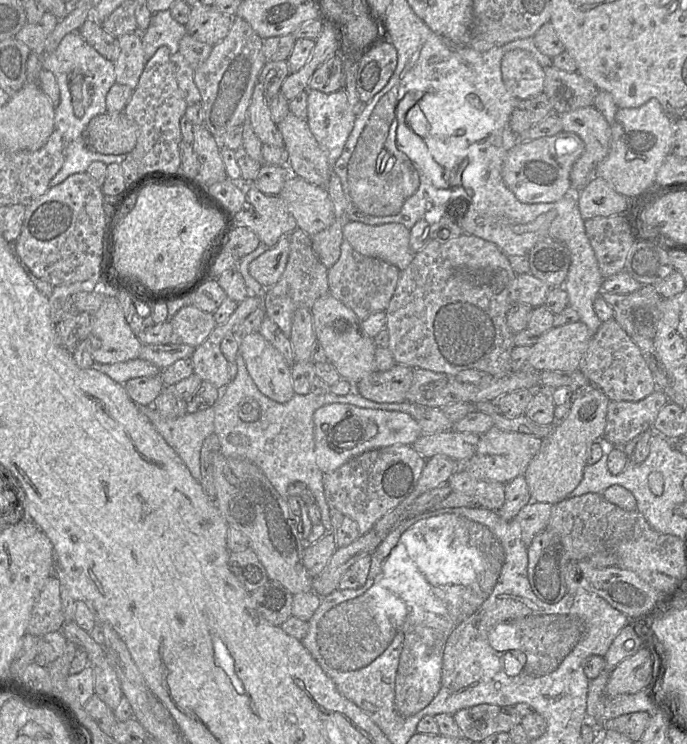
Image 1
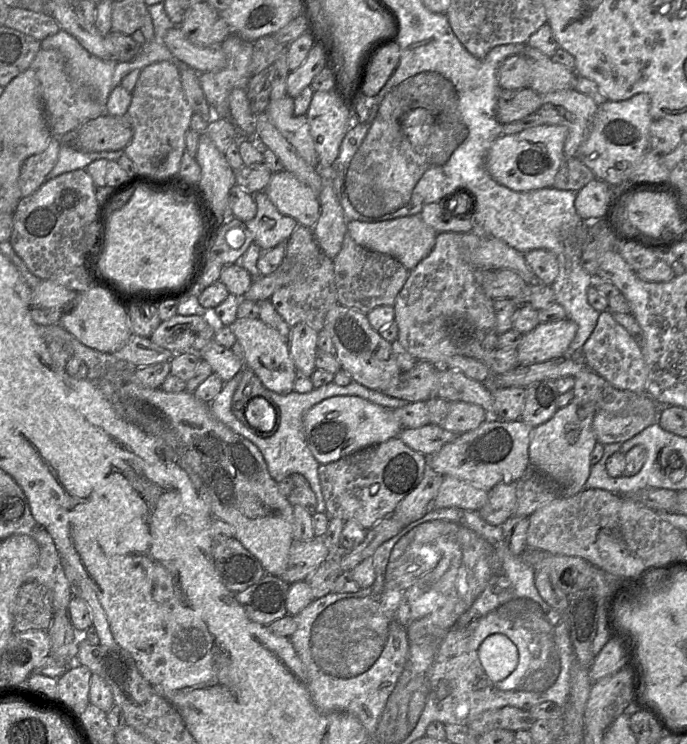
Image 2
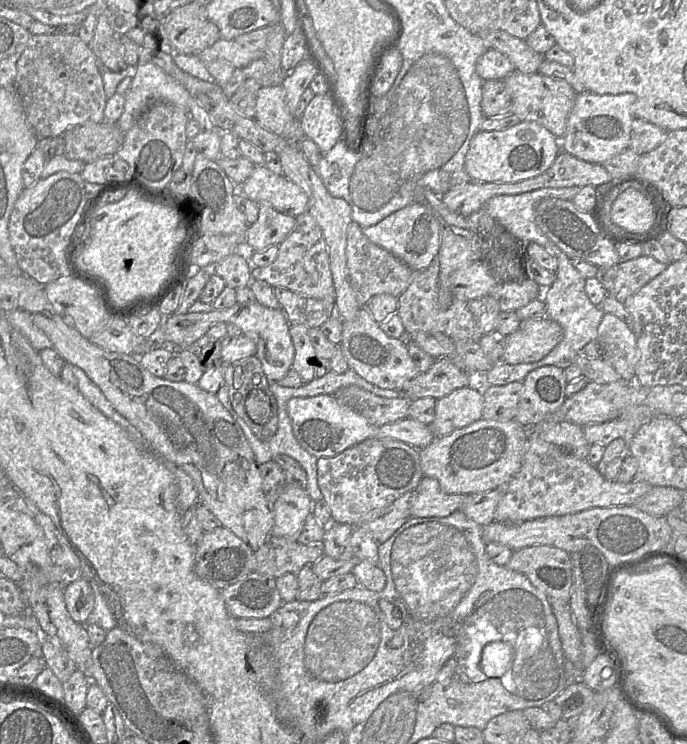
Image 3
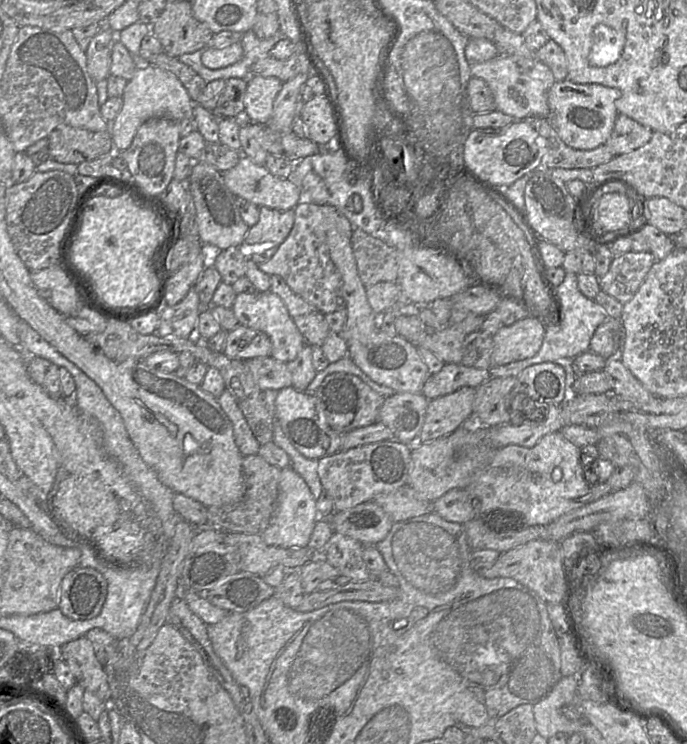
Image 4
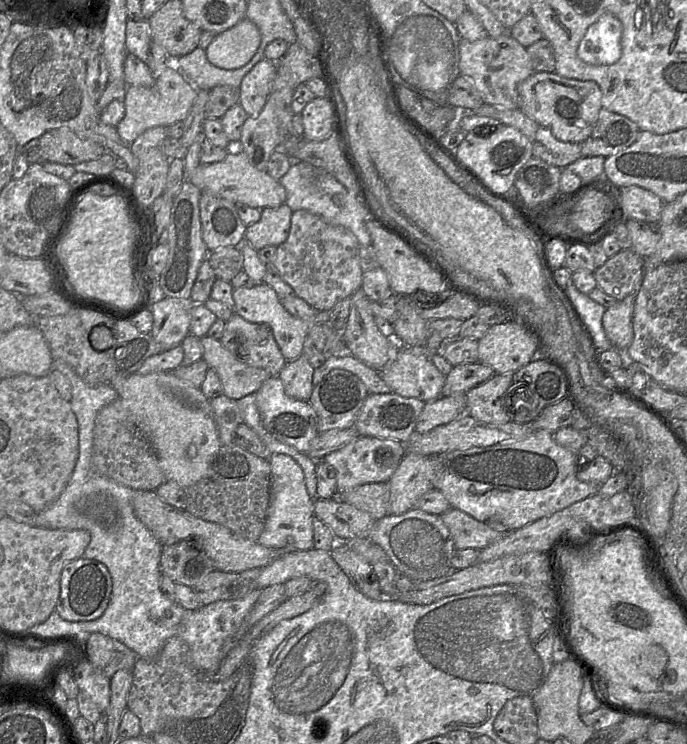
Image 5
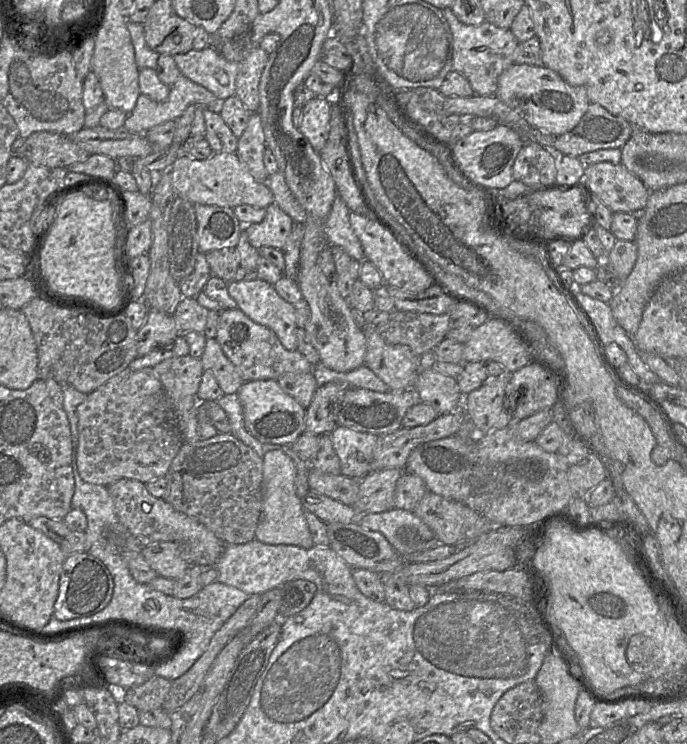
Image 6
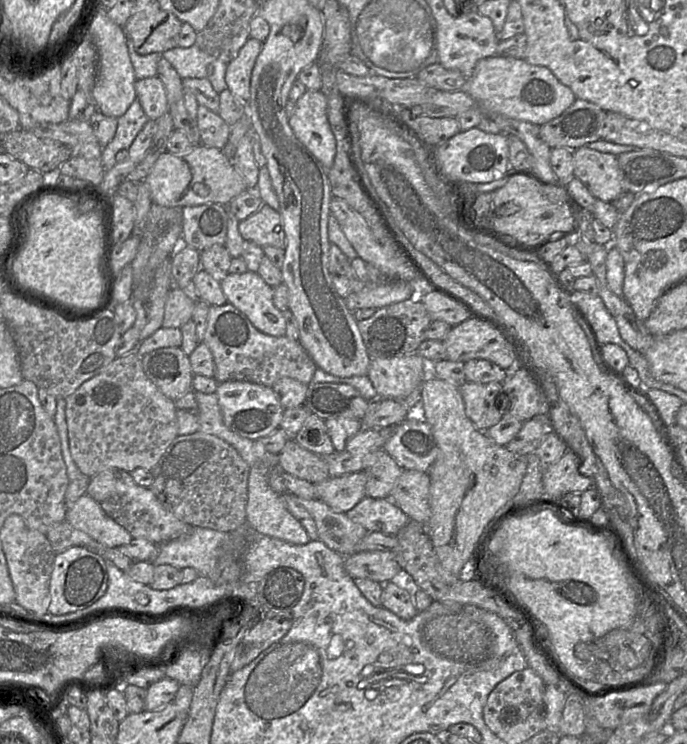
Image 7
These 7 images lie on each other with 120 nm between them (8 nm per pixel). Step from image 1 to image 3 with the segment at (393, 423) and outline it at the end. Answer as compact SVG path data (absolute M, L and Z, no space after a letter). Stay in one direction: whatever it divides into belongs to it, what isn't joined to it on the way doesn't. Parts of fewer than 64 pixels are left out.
M332 395L296 397L287 403L293 434L299 444L316 458L334 457L367 439L375 438L376 426L352 408L340 404Z

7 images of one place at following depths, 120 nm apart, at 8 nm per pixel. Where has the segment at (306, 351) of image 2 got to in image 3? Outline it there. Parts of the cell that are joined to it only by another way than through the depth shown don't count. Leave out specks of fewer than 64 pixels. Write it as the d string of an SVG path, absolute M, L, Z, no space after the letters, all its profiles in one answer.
M290 325L289 333L295 350L291 368L302 378L303 383L310 383L315 378L317 357L311 343L308 329L304 325Z

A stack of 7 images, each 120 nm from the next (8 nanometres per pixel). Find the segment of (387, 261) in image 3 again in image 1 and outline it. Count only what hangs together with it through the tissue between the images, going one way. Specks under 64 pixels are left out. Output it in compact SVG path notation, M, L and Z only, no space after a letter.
M345 238L340 249L339 259L328 269L329 293L350 308L360 321L375 312L385 311L395 292L400 270L381 259L358 253Z

